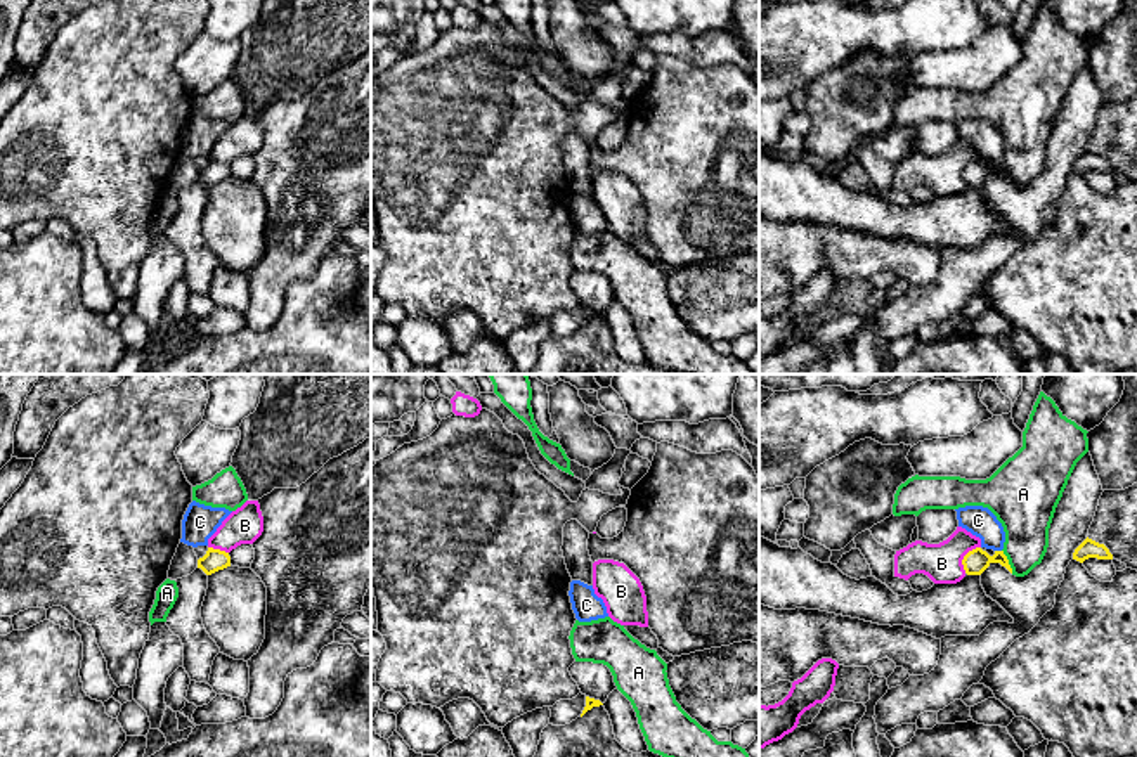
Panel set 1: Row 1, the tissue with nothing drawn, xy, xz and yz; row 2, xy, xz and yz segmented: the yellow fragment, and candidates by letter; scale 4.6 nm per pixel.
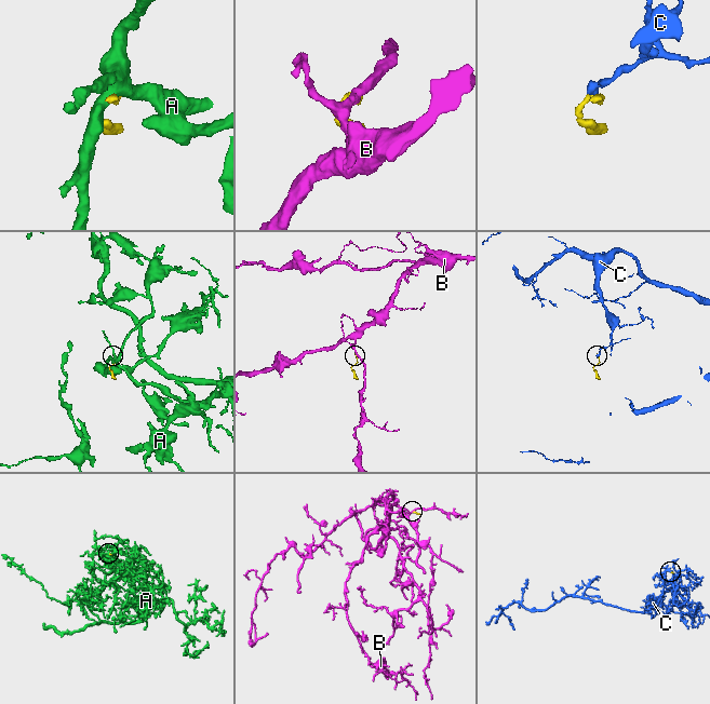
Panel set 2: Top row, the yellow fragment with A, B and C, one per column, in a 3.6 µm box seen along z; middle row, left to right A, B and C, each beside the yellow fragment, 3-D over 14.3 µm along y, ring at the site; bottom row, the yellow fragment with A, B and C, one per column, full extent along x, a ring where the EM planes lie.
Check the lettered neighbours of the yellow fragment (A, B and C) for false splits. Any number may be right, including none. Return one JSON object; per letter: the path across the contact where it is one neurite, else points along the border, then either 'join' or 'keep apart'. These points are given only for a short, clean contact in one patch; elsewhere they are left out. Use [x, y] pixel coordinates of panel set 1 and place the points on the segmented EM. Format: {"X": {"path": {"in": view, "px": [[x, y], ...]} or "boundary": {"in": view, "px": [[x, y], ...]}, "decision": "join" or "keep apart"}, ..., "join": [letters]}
{"A": {"boundary": {"in": "yz", "px": [[1002, 549], [1013, 572]]}, "decision": "keep apart"}, "B": {"boundary": {"in": "yz", "px": [[980, 546], [964, 556], [964, 572]]}, "decision": "keep apart"}, "C": {"boundary": {"in": "yz", "px": [[995, 549], [1000, 551]]}, "decision": "keep apart"}, "join": []}

